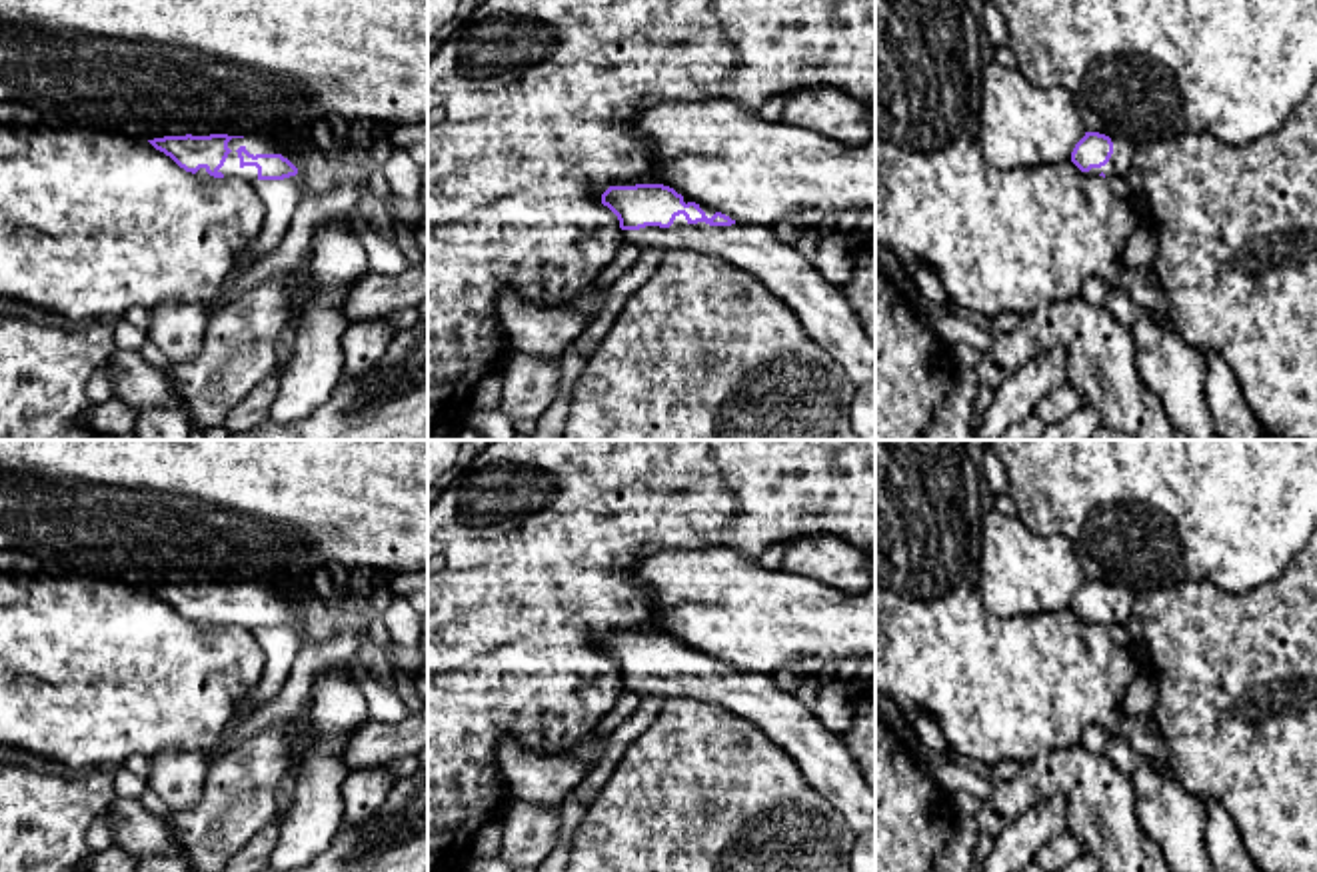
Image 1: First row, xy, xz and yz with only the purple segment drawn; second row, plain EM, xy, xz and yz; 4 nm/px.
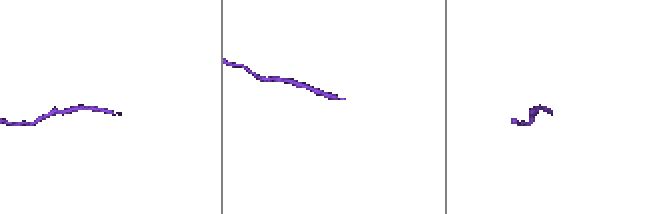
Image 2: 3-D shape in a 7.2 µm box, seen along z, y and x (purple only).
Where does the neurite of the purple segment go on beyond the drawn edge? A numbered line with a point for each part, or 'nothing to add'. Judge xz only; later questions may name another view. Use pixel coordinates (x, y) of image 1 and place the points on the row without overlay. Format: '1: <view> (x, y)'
1: xz (822, 756)

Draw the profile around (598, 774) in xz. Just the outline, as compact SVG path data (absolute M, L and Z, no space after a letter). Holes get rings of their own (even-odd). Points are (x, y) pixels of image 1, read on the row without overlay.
M604 758L598 766L594 766L586 780L574 790L578 798L582 798L586 804L592 802L592 798L602 790L602 786L612 776L616 762Z

